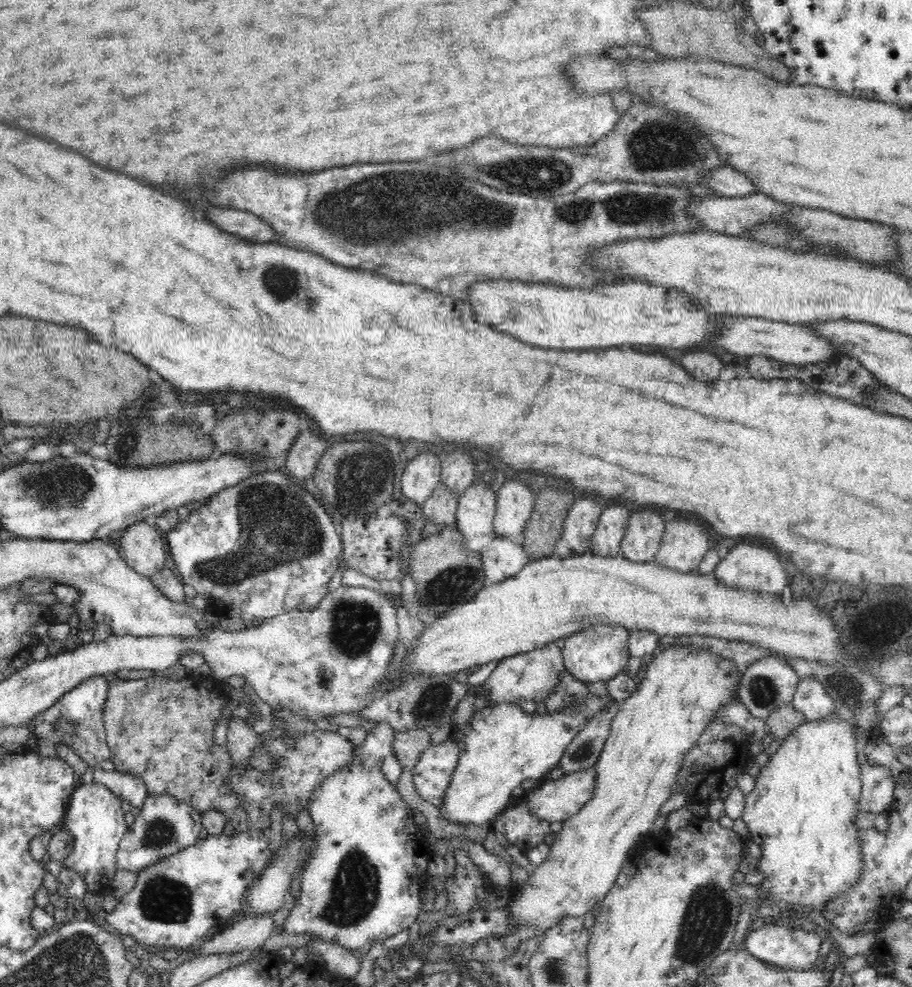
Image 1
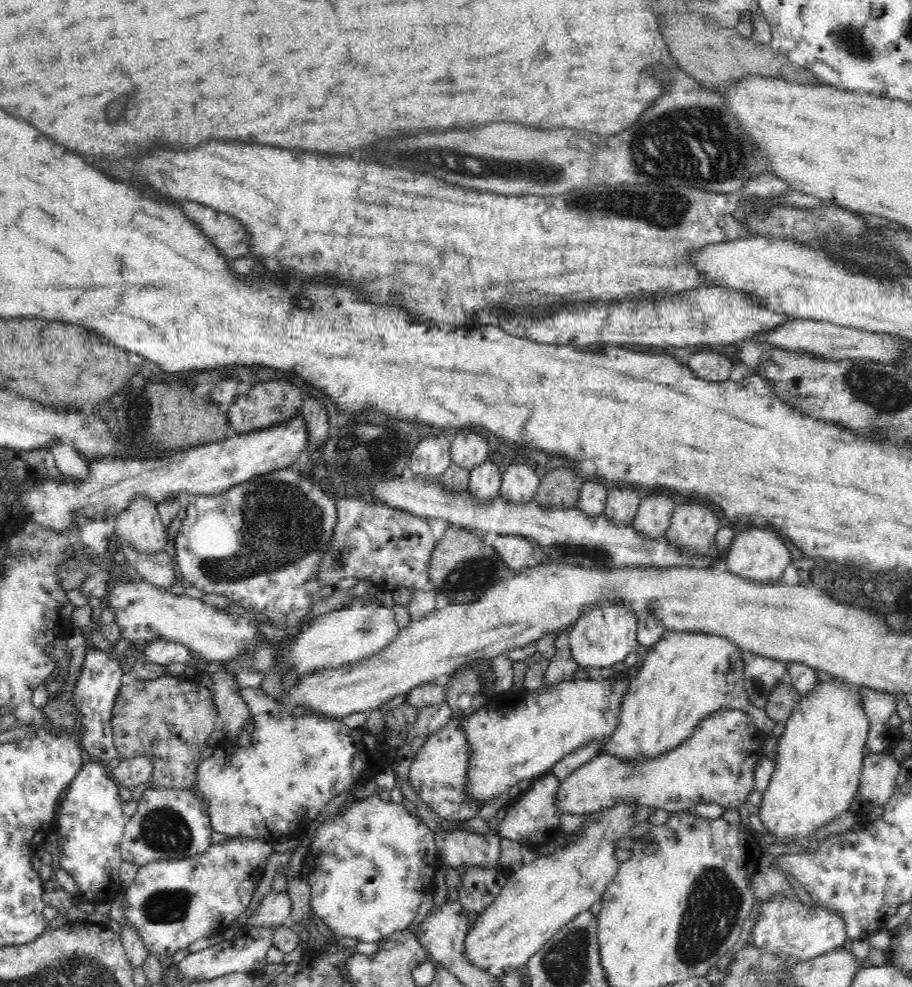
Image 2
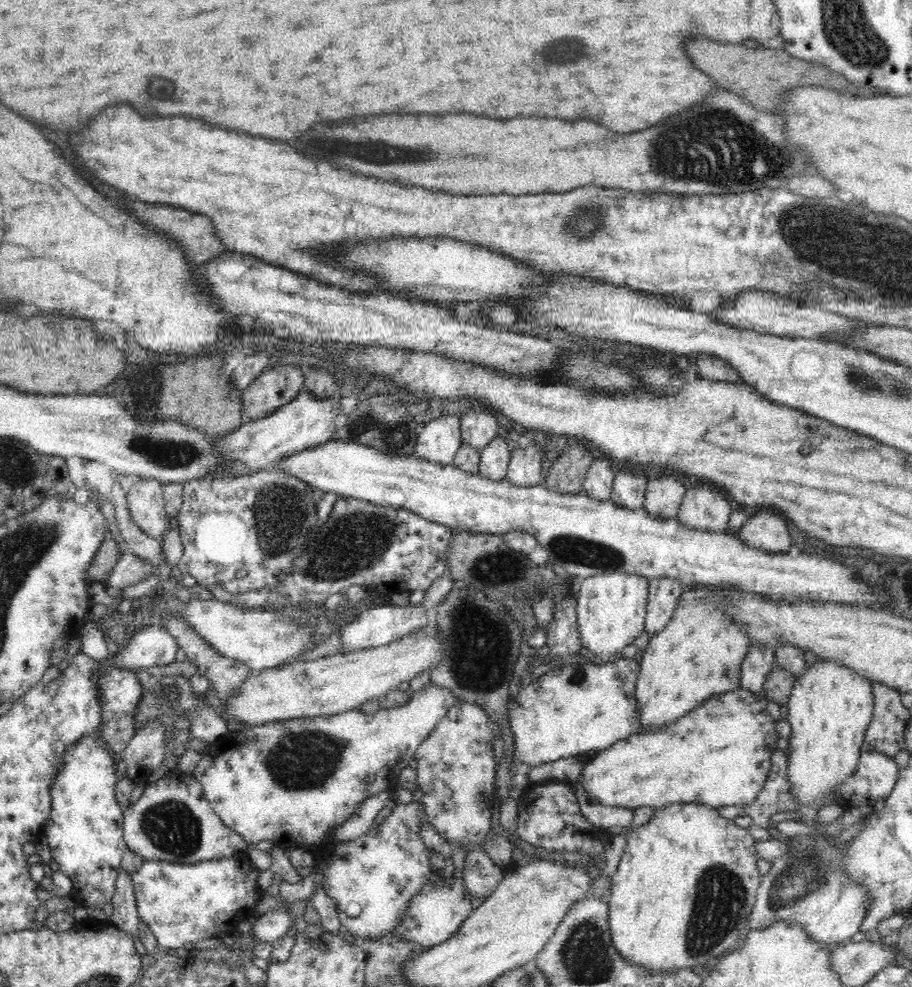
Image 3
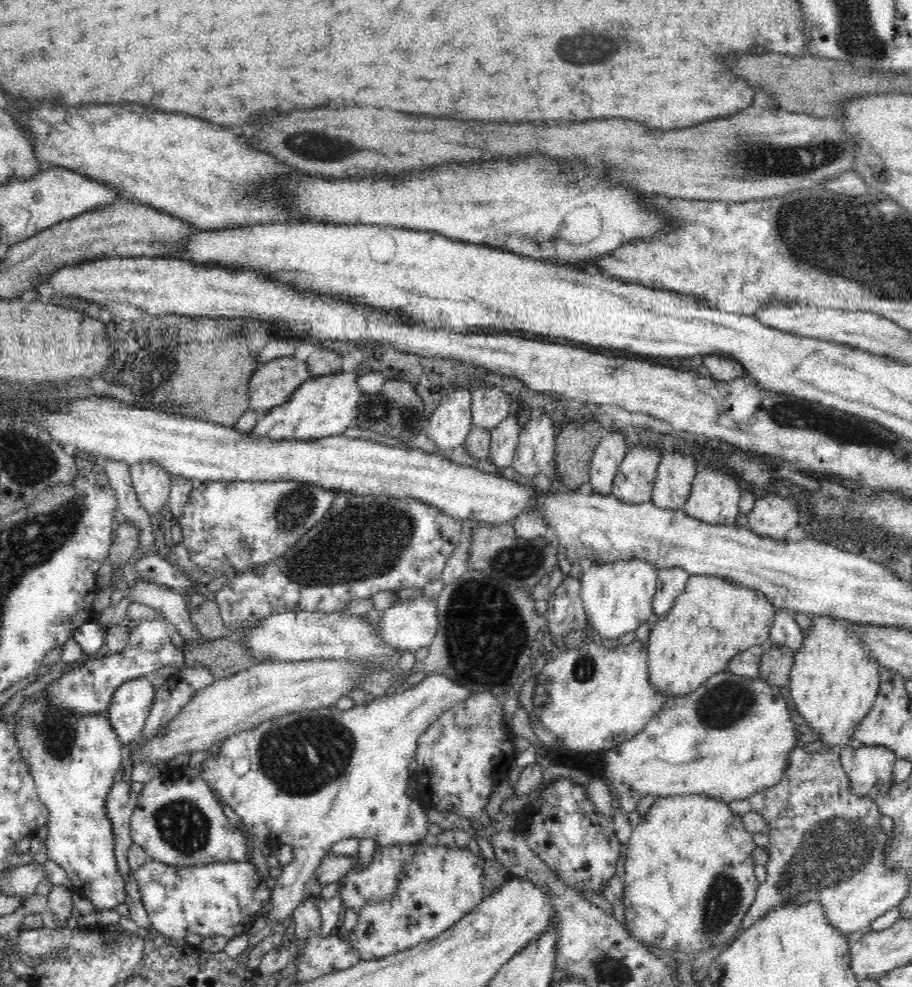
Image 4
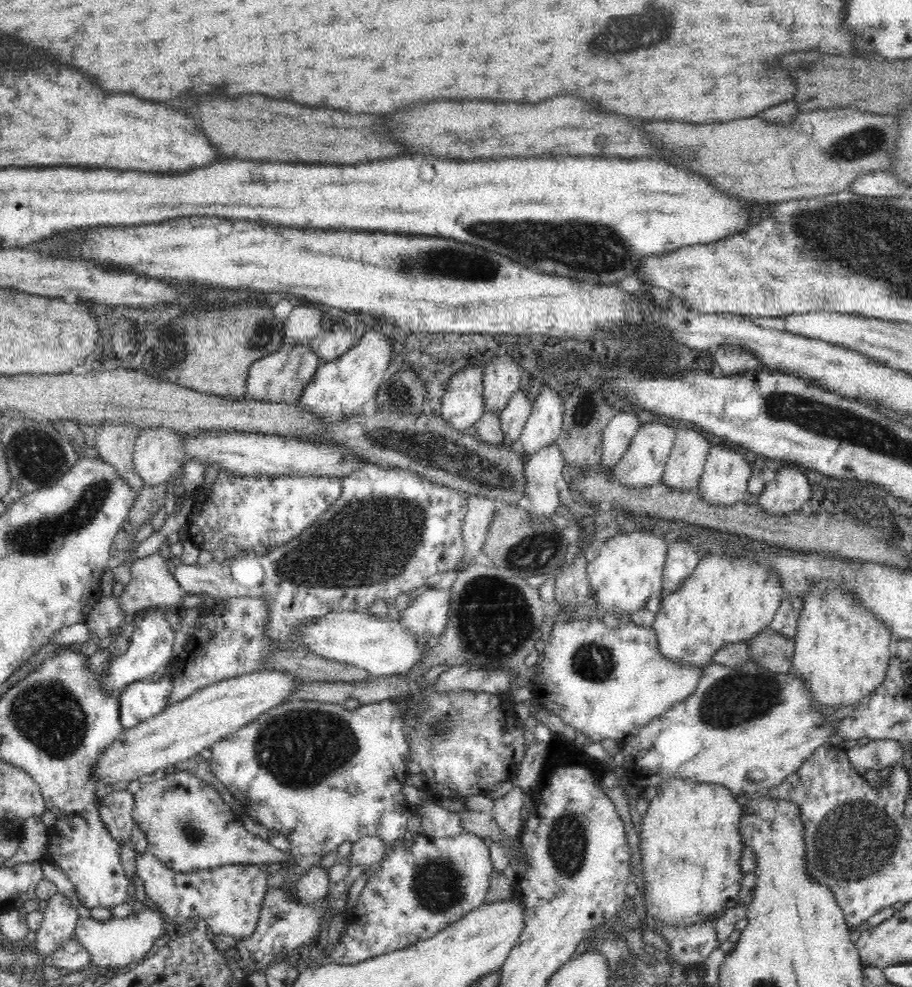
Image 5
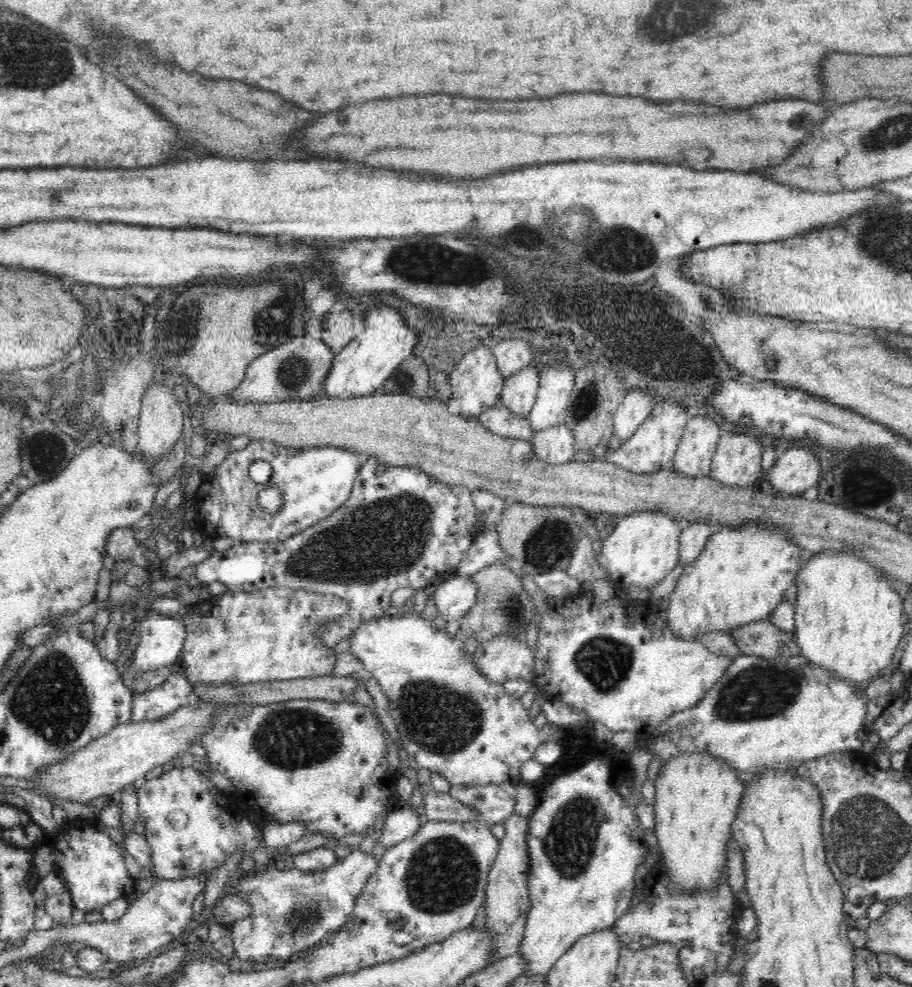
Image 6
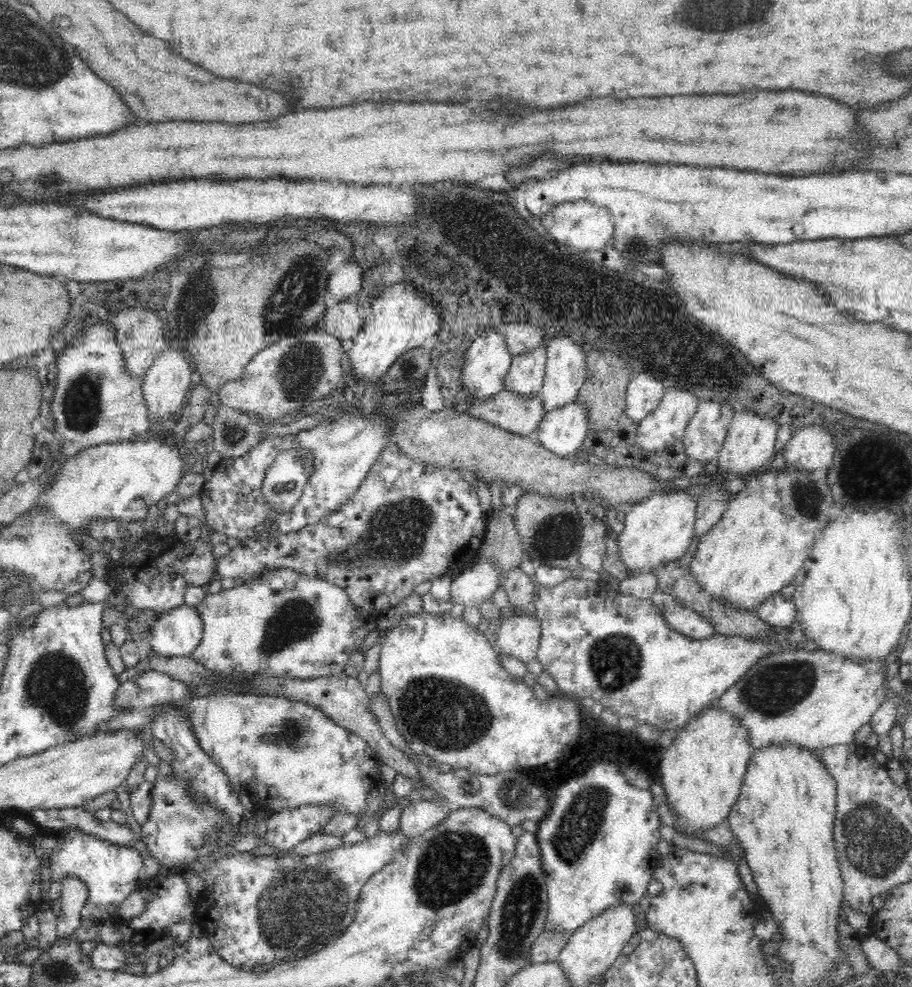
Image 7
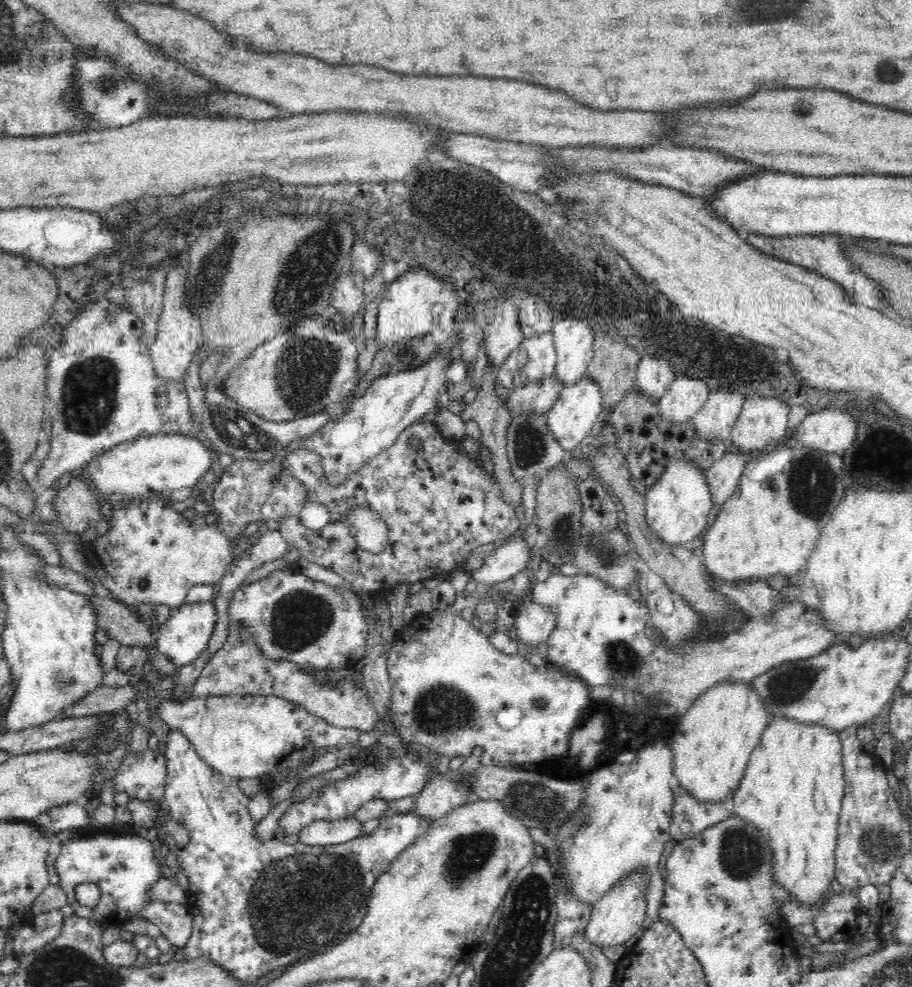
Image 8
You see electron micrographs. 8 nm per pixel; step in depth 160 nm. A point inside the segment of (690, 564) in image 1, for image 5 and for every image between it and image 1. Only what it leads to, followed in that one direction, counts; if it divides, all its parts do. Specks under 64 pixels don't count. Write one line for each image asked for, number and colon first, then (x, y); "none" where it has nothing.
2: (694, 526)
3: (704, 507)
4: (715, 494)
5: (727, 472)

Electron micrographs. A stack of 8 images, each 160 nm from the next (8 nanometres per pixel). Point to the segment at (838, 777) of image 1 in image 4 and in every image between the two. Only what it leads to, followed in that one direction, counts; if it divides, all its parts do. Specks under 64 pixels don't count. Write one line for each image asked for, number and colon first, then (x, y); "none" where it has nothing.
2: (819, 761)
3: (830, 706)
4: (835, 679)

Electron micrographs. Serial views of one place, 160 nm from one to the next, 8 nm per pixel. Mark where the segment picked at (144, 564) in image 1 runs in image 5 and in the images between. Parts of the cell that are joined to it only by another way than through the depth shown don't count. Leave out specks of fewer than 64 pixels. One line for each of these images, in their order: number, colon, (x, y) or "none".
2: (140, 523)
3: (145, 497)
4: (152, 481)
5: (159, 452)

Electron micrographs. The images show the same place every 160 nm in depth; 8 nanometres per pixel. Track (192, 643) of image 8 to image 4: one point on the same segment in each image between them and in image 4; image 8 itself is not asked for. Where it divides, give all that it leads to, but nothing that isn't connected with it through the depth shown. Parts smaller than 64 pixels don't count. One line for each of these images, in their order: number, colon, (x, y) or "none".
4: (89, 688)
5: (150, 648)
6: (162, 638)
7: (178, 632)

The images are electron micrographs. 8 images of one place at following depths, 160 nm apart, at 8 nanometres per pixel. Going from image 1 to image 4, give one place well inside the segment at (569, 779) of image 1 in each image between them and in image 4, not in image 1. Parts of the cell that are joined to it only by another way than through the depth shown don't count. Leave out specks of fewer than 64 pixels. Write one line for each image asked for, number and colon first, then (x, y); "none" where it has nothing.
2: (716, 764)
3: (719, 754)
4: (731, 737)

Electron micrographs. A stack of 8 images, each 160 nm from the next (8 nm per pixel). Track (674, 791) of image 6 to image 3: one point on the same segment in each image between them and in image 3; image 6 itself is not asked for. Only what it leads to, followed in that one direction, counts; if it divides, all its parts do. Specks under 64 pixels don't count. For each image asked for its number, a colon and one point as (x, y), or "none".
3: (686, 883)
4: (689, 872)
5: (690, 842)

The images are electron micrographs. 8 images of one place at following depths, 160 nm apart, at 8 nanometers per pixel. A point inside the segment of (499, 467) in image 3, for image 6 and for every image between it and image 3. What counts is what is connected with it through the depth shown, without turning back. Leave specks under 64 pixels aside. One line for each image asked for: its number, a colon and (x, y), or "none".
4: (505, 437)
5: (519, 408)
6: (520, 390)

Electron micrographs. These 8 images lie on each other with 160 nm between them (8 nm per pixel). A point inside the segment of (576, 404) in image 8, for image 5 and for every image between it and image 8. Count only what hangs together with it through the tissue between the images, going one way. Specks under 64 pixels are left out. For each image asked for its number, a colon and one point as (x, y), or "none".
5: (544, 468)
6: (555, 444)
7: (563, 430)

